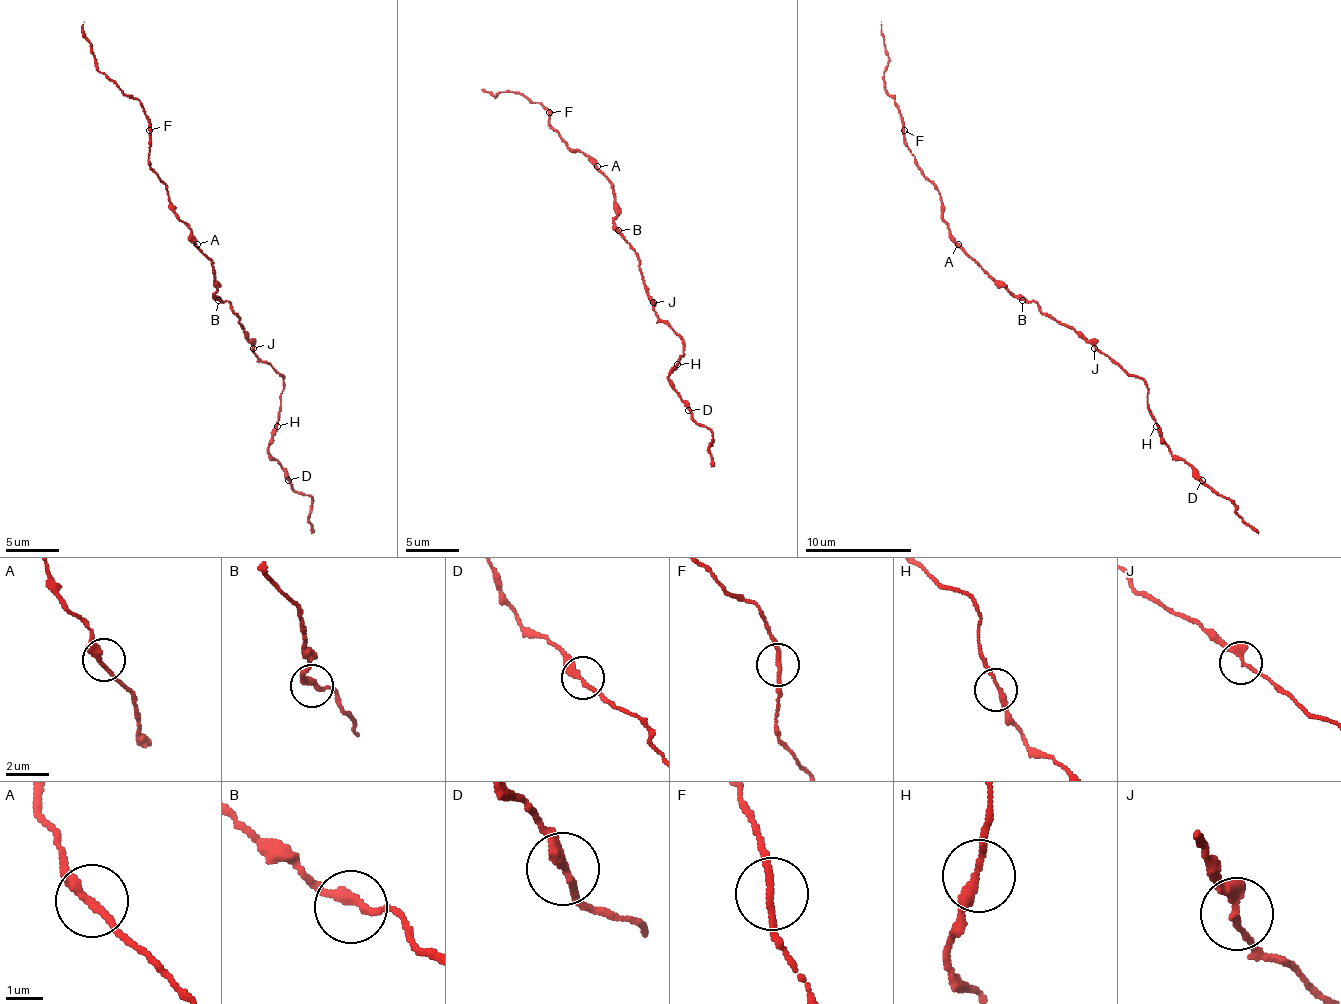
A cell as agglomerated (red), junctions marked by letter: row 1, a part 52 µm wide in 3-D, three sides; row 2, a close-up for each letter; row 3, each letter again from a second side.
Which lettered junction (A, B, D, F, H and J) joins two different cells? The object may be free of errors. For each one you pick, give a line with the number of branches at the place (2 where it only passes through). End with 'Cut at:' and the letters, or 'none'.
Cut at: none

